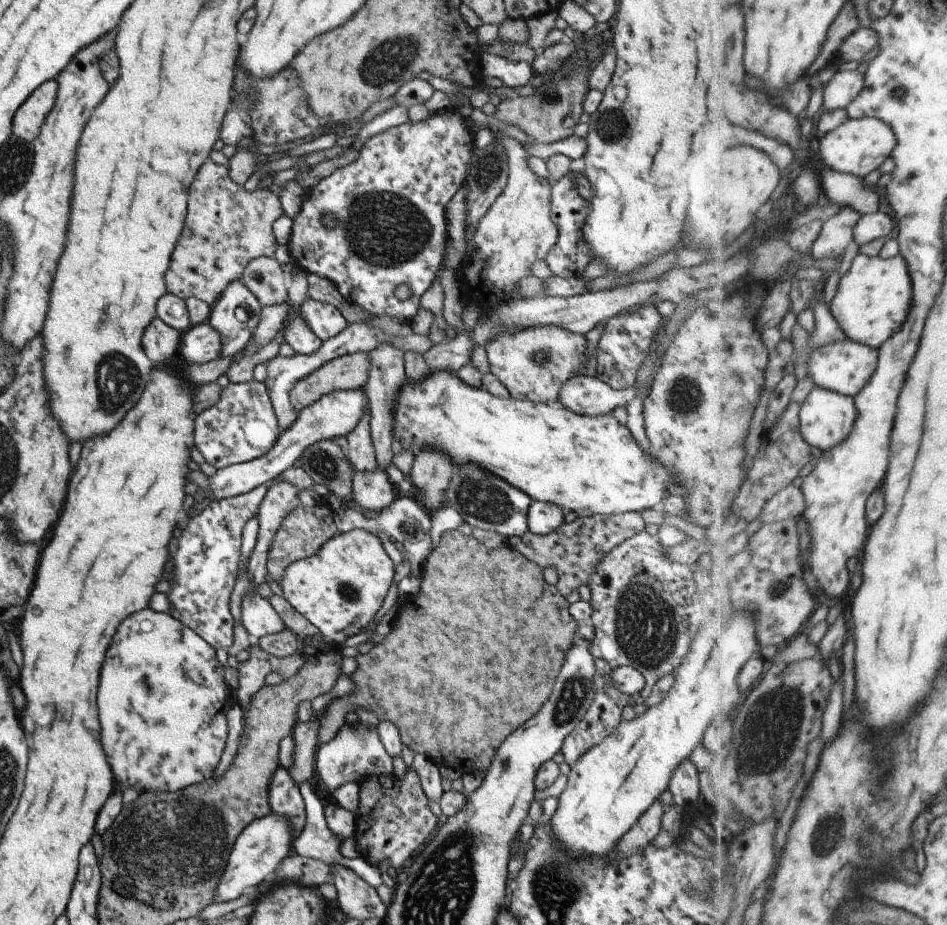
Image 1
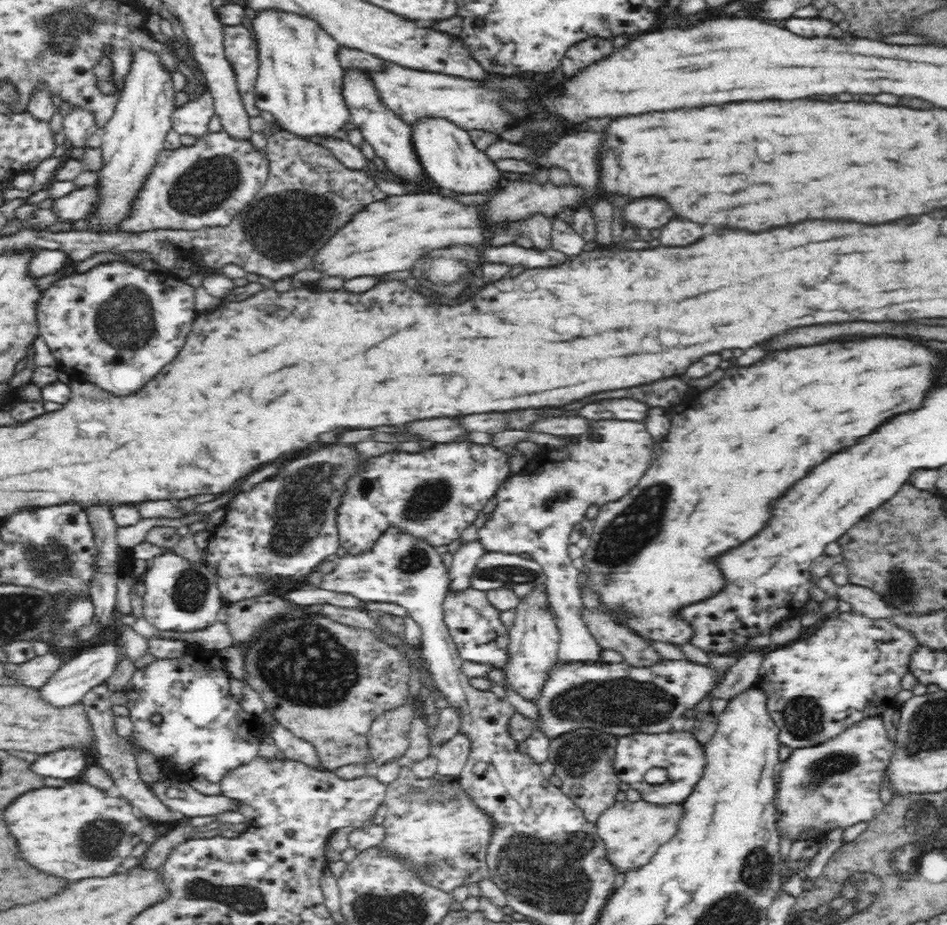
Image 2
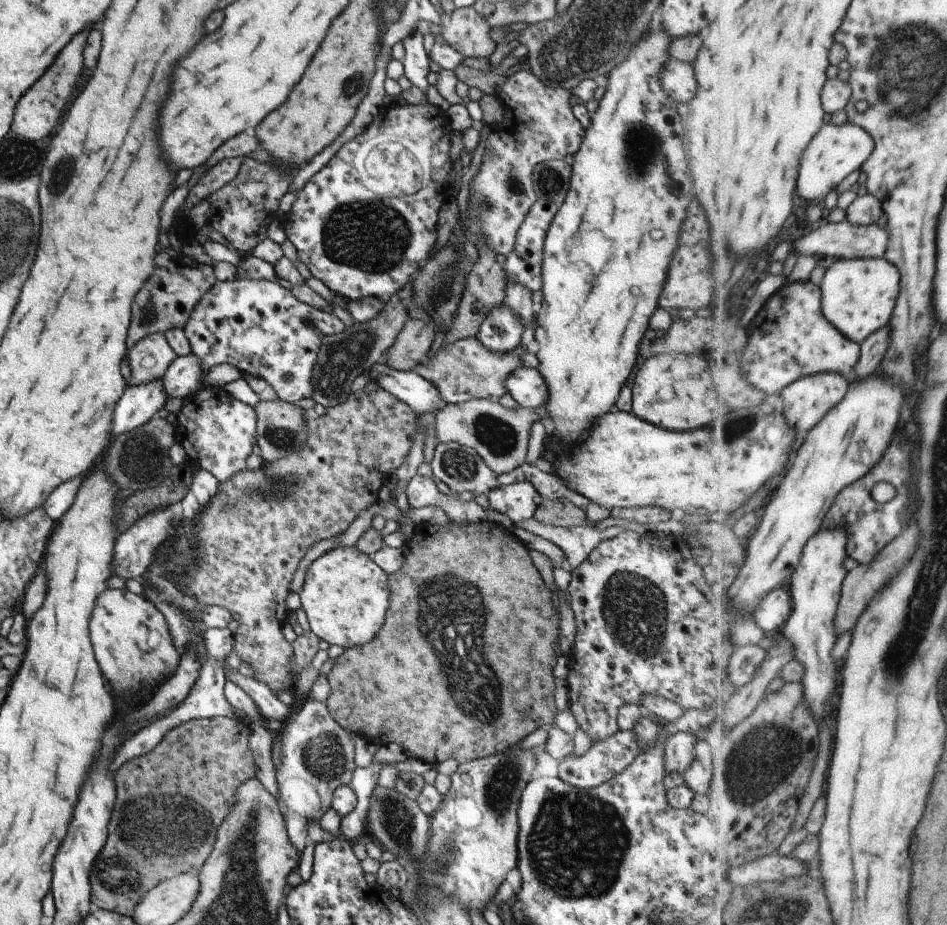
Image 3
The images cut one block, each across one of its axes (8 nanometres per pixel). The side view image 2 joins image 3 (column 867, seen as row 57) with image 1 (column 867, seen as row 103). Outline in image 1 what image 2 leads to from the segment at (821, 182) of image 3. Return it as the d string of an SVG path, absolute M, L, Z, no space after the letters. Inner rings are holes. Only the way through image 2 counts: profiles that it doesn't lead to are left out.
M879 118L851 119L839 126L837 130L829 132L827 136L819 138L820 160L822 165L829 166L831 170L864 177L875 172L887 158L891 157L897 142L895 138L897 138L895 130Z

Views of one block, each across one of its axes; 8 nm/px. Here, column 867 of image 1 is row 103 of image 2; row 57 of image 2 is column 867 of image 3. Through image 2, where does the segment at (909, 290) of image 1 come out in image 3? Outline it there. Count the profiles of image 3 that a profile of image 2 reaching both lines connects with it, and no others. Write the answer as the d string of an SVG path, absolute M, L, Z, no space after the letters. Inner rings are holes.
M837 259L825 272L822 288L822 310L846 338L861 345L891 322L899 298L899 270L889 260Z

